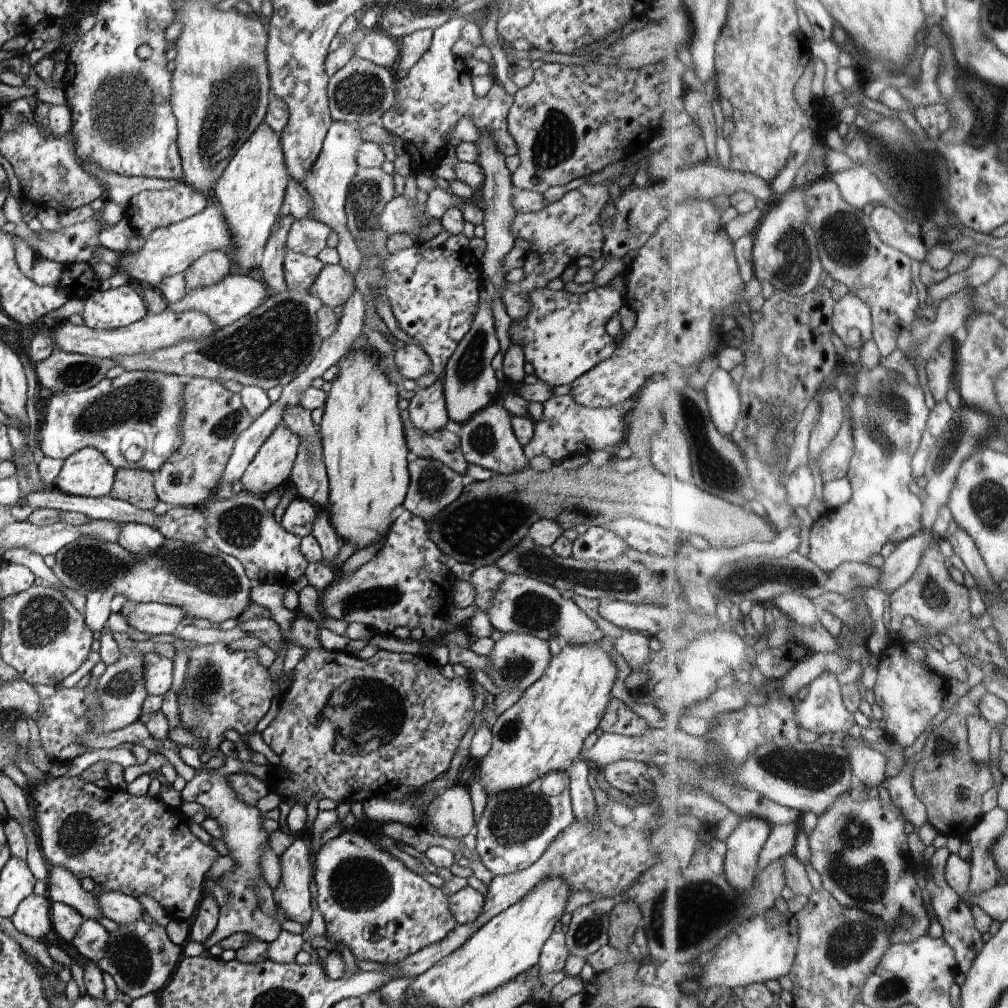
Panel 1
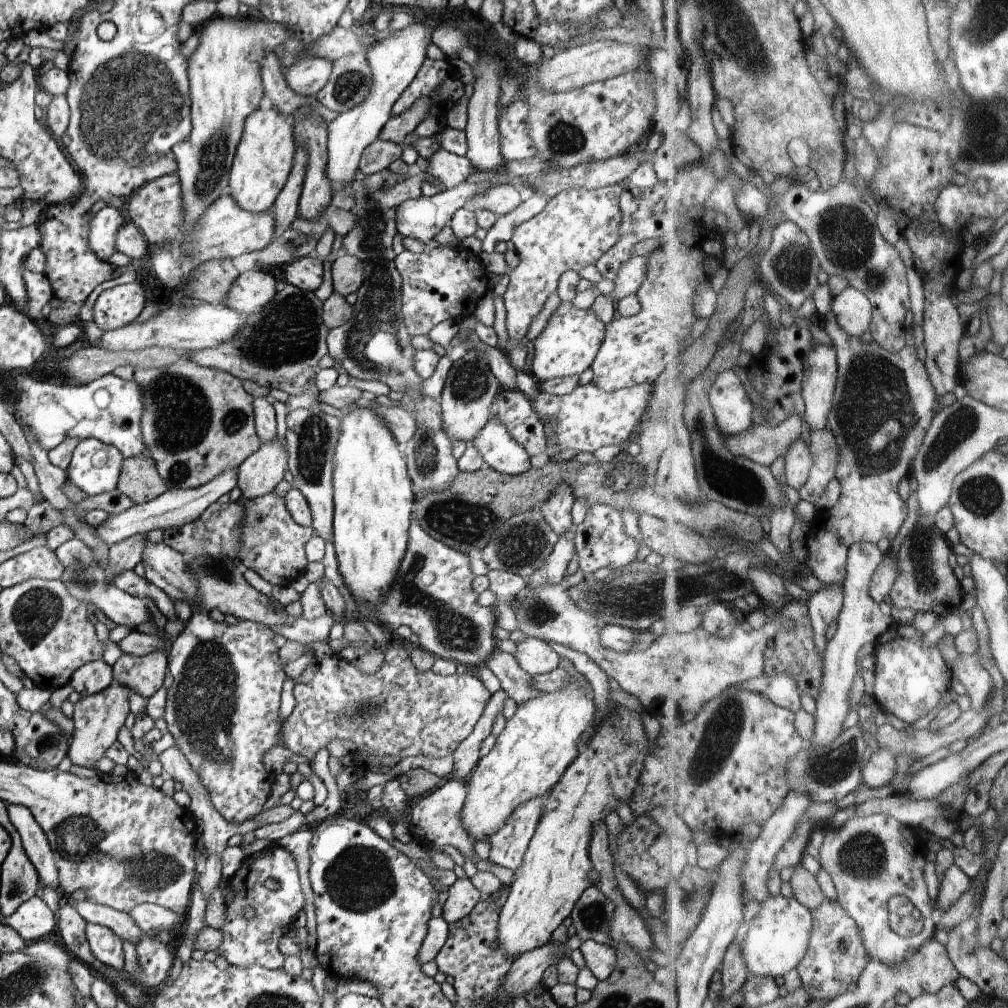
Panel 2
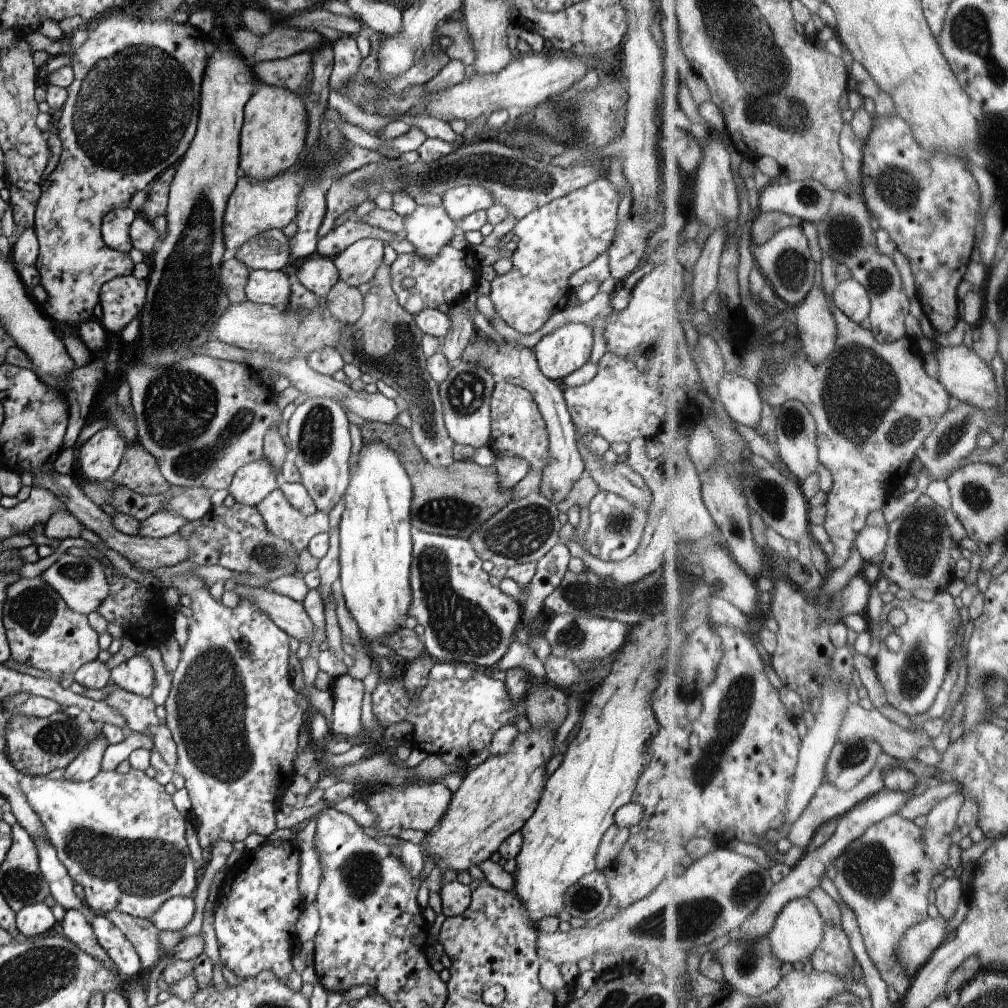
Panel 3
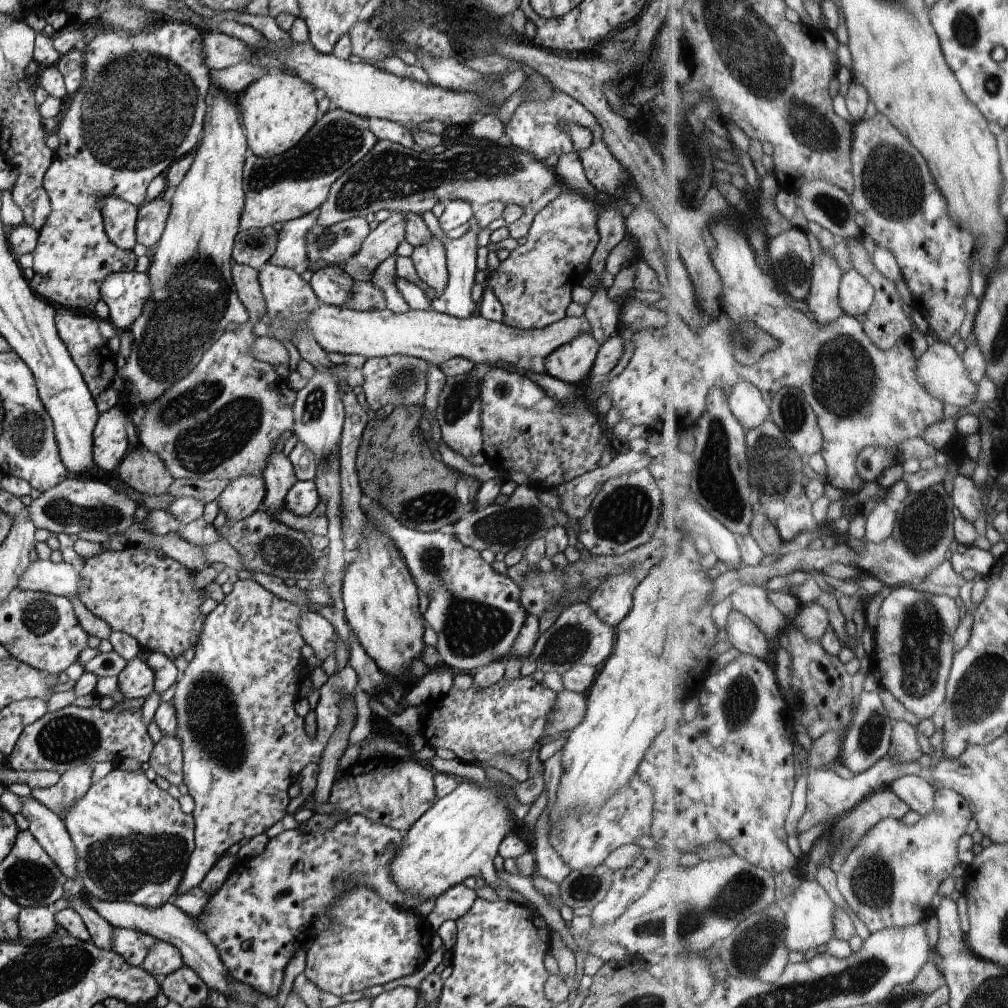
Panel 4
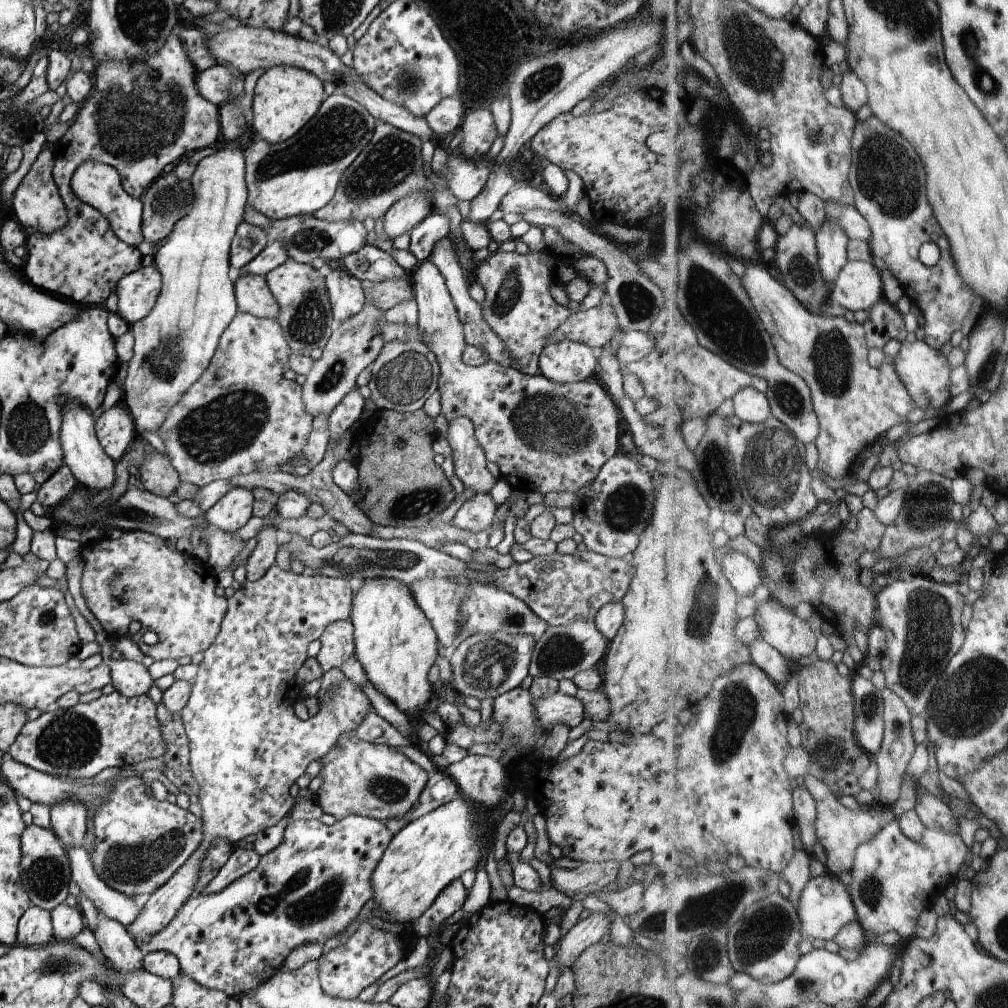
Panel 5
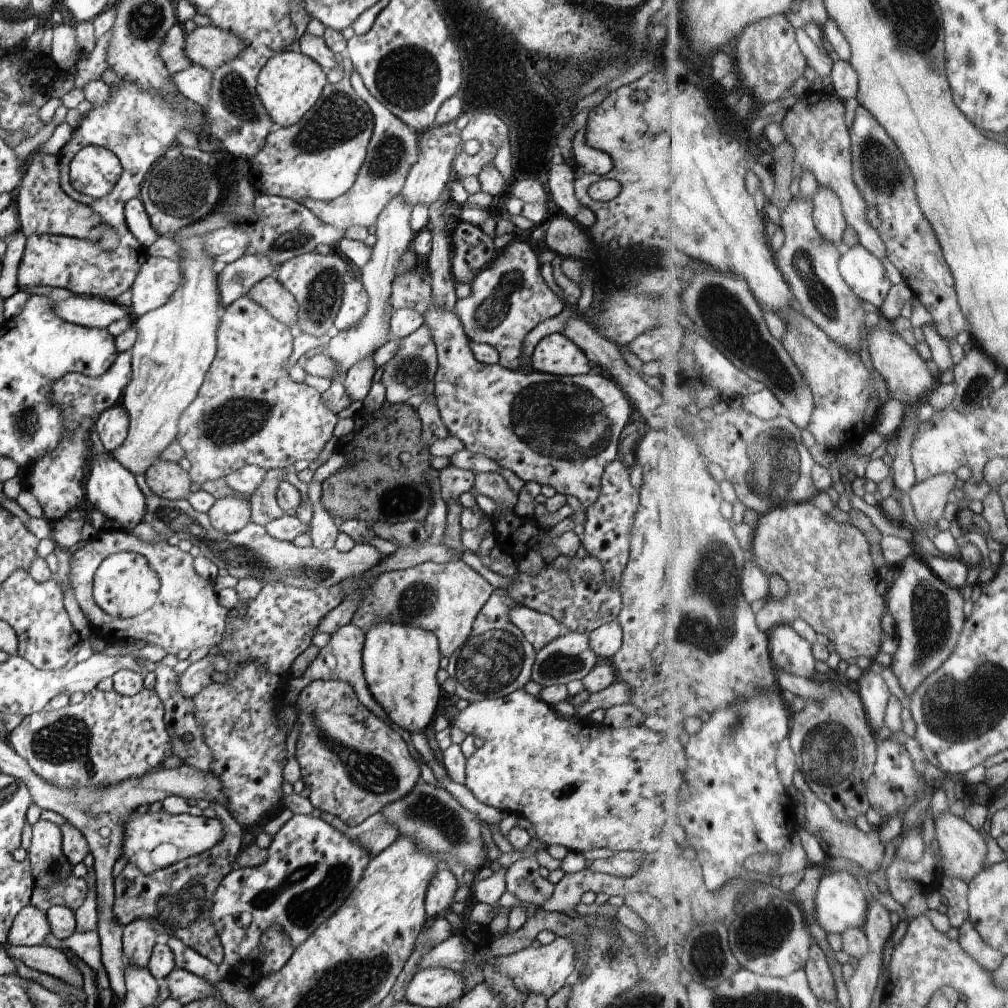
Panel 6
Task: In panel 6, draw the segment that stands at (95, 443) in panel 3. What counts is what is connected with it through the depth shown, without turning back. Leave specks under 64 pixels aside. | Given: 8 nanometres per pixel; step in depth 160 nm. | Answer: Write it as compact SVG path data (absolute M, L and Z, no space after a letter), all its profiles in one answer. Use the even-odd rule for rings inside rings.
M122 406L104 410L95 420L98 432L106 453L110 454L125 442L129 431L129 414Z

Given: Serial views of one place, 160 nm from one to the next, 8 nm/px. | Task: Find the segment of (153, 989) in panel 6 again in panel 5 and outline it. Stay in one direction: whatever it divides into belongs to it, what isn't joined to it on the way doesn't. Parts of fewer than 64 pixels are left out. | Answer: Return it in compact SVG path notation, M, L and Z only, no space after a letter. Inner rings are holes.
M100 917L93 935L104 956L115 967L116 971L119 971L123 975L131 975L136 971L144 969L142 959L146 954L141 951L141 948L136 944L127 928L121 922Z

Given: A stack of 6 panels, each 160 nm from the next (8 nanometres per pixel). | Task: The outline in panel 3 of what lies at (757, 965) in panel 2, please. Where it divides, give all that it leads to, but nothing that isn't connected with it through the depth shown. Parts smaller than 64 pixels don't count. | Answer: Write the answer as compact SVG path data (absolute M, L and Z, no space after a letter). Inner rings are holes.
M810 896L798 898L784 908L776 922L776 928L770 934L774 952L786 963L807 962L822 946L827 929L827 919L820 912L818 904Z

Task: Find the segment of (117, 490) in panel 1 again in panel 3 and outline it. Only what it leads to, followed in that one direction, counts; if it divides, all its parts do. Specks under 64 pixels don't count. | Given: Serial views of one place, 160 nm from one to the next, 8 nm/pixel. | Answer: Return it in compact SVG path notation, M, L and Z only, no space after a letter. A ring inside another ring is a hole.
M136 443L125 450L120 468L112 480L141 496L160 496L172 486L163 478L156 458Z

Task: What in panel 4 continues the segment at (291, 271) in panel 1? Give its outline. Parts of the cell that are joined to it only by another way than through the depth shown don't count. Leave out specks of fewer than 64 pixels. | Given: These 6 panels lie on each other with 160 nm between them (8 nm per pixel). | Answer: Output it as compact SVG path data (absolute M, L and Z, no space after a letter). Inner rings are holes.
M334 265L313 273L309 283L320 302L333 307L344 307L351 295L355 280L342 265Z

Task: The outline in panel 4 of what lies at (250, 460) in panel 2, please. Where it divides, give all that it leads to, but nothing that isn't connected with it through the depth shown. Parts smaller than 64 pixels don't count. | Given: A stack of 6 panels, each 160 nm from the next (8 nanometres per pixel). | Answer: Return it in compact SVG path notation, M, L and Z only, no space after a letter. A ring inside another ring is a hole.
M241 476L231 479L216 500L226 520L241 521L260 510L265 494L266 485L262 477Z

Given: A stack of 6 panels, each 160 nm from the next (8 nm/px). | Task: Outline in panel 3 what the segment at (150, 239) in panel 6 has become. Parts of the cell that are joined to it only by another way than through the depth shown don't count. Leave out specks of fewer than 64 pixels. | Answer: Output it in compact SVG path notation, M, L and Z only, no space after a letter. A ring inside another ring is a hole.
M128 205L112 208L110 212L106 212L100 224L104 244L111 250L129 254L133 248L128 232L130 231L132 222L137 216L138 213L134 212Z

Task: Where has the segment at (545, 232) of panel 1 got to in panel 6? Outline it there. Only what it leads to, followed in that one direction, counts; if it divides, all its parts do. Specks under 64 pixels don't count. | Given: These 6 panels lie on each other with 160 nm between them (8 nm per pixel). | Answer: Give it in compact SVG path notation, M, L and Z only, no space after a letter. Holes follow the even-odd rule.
M513 242L498 254L489 267L480 270L471 282L470 294L456 304L456 316L470 344L492 345L499 352L504 368L532 371L531 360L522 359L527 334L533 328L559 315L564 302L546 285L538 258L530 254L527 243Z

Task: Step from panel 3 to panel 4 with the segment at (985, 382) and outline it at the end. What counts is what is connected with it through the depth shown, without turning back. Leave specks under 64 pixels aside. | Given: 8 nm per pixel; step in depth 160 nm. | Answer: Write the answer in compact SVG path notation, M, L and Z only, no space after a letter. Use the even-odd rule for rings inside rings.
M944 341L935 342L919 358L918 374L920 382L937 398L958 407L970 406L978 396L978 383L972 378L964 355L960 354L954 344Z

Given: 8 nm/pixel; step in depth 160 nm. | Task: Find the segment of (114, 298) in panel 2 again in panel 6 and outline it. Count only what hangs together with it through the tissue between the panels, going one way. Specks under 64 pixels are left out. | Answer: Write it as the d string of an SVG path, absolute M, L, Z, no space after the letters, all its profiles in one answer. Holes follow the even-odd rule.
M149 256L131 286L133 318L142 317L166 304L184 281L180 263L176 260Z

